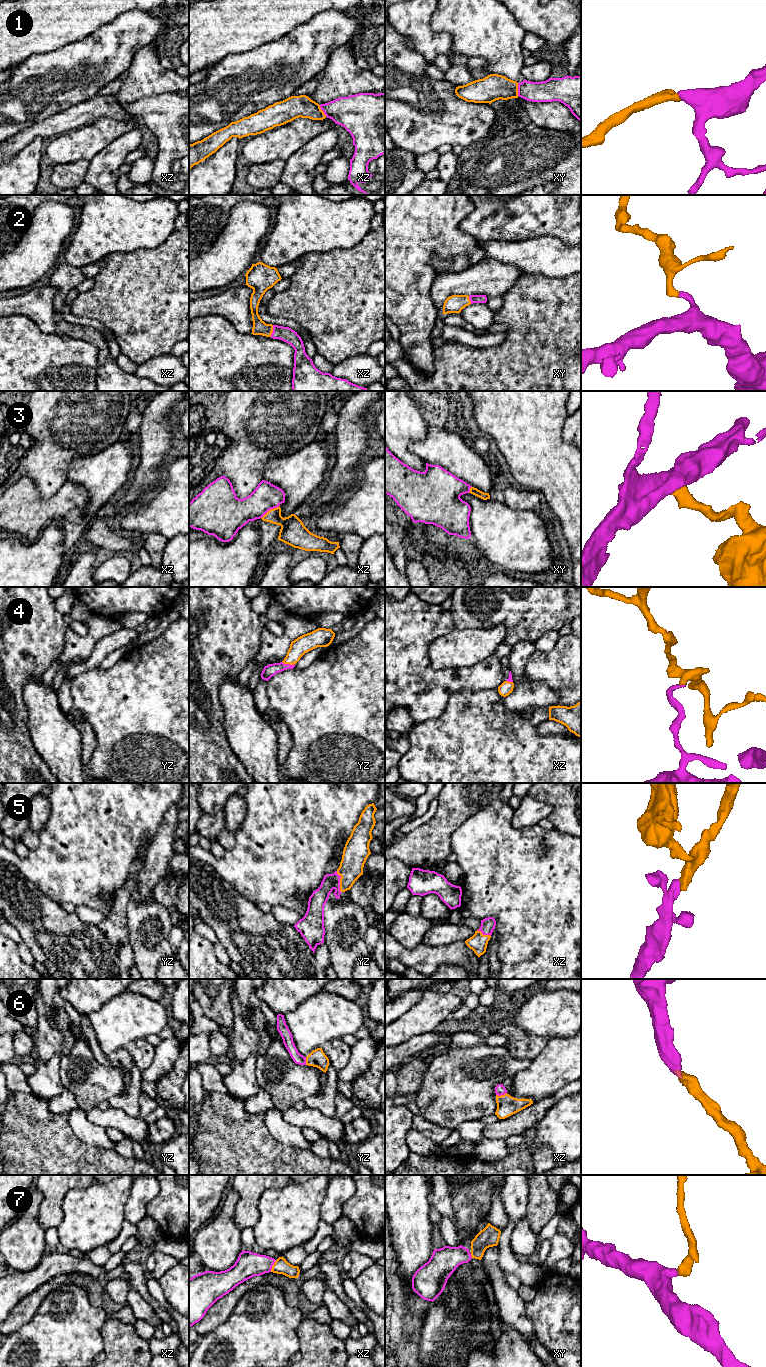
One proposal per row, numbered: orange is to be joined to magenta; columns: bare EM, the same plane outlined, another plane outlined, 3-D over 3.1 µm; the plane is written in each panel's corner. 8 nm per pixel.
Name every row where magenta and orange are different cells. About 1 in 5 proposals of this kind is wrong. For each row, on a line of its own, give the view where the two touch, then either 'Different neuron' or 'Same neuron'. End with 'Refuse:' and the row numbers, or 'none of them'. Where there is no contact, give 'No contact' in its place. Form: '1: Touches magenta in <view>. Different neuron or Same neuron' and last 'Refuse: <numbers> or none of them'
1: Touches magenta in xy. Same neuron
2: Touches magenta in xz. Same neuron
3: Touches magenta in xz. Same neuron
4: Touches magenta in yz. Same neuron
5: Touches magenta in yz. Same neuron
6: Touches magenta in xz. Same neuron
7: Touches magenta in xz. Same neuron
Refuse: none of them

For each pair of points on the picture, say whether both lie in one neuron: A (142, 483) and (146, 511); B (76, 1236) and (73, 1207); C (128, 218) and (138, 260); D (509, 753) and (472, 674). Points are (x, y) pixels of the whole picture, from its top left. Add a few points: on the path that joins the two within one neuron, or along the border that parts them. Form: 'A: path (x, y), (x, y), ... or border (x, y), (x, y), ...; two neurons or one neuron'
A: border (148, 500), (130, 508); two neurons
B: path (76, 1229), (76, 1214); one neuron
C: border (159, 244), (150, 248), (136, 248), (113, 253); two neurons
D: border (497, 687), (489, 689), (462, 689), (456, 692); two neurons

